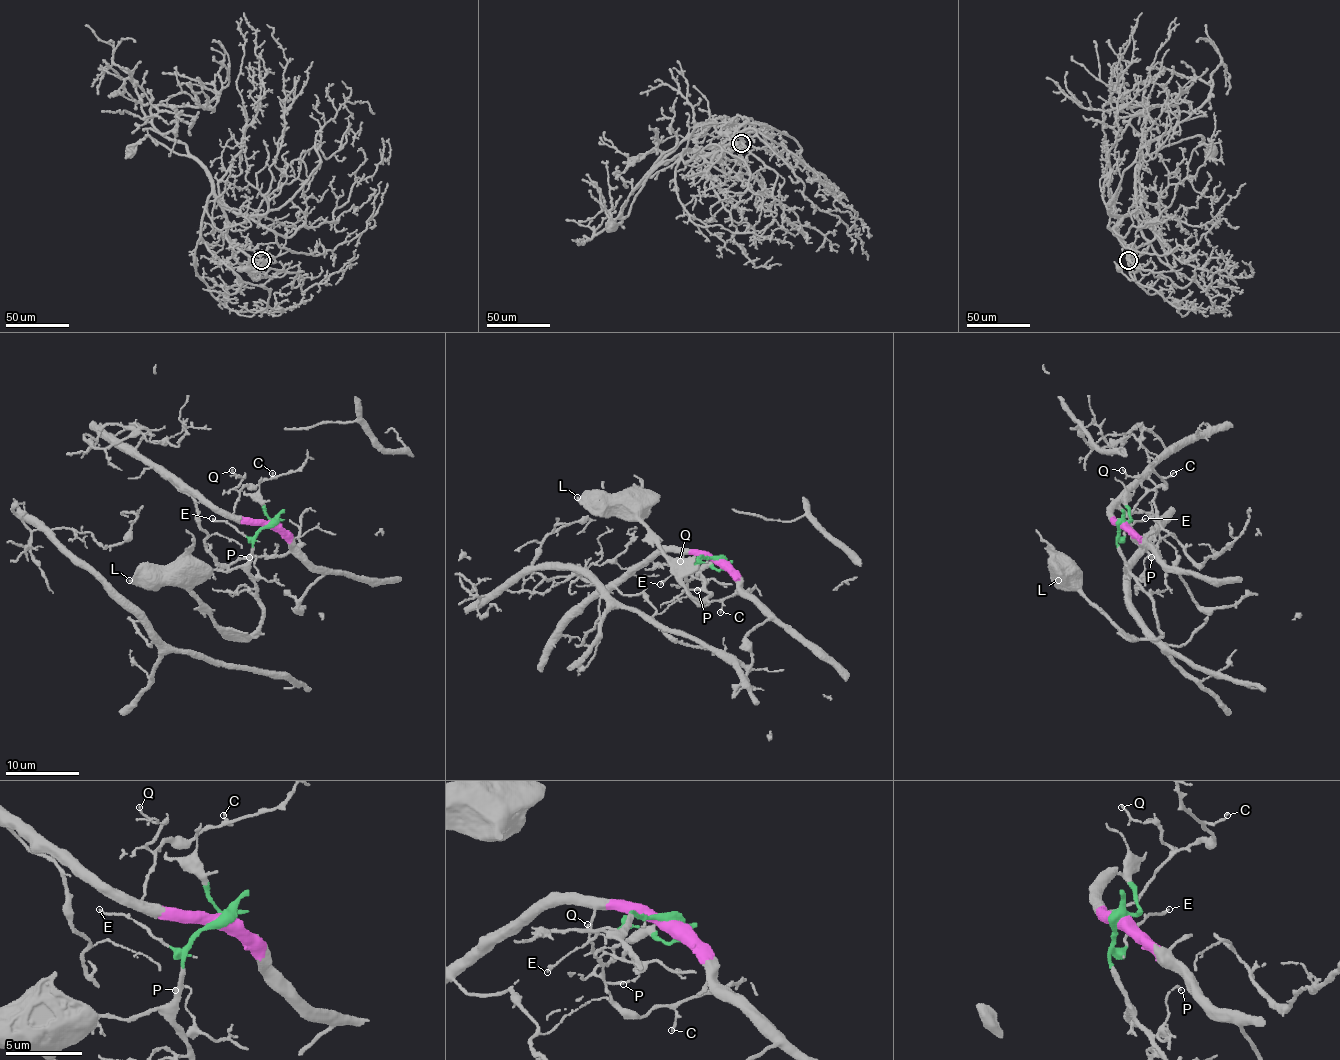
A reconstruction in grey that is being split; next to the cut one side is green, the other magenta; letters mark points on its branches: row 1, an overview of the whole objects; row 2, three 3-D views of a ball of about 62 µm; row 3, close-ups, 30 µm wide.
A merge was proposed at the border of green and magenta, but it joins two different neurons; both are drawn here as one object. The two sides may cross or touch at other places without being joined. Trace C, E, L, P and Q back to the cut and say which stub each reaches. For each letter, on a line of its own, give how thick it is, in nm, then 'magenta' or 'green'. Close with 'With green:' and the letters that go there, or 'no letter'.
C: calibre 140 nm; magenta
E: calibre 200 nm; green
L: calibre 380 nm; green
P: calibre 140 nm; green
Q: calibre 120 nm; magenta
With green: E, L, P

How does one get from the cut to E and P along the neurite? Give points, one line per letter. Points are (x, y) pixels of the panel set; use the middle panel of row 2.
E: (719, 559), (687, 563), (660, 585)
P: (719, 559), (702, 555), (697, 570), (706, 581), (697, 590)

